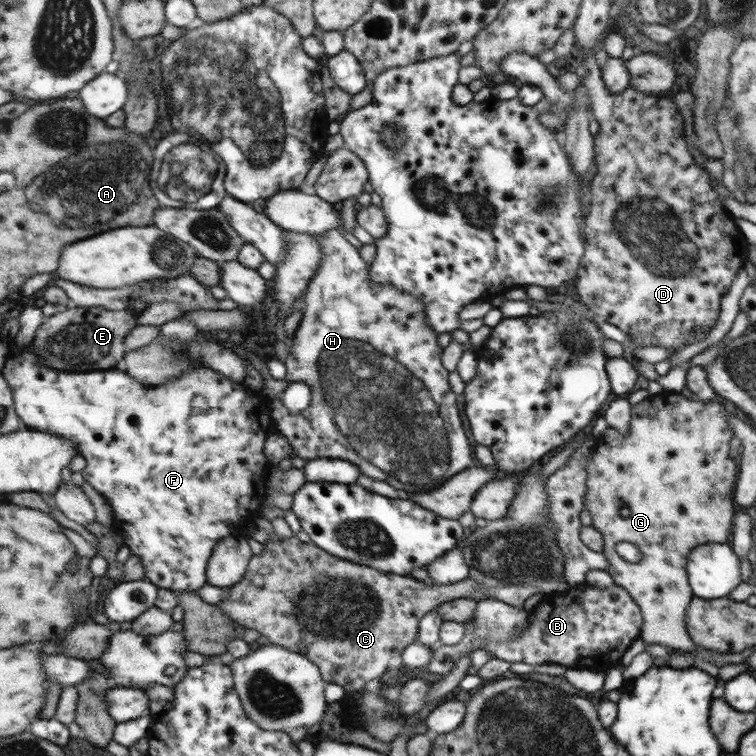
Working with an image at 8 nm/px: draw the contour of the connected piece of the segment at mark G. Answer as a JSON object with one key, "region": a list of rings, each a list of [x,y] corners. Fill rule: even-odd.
{"region":[[[664,391],[664,396],[653,395],[652,400],[644,399],[635,405],[631,405],[631,421],[629,425],[630,436],[626,438],[628,446],[626,446],[626,454],[622,456],[602,456],[600,450],[604,442],[614,444],[614,440],[598,439],[598,446],[595,452],[590,452],[588,456],[588,464],[586,464],[586,496],[584,507],[590,513],[592,523],[591,525],[600,532],[603,541],[605,542],[602,553],[606,555],[608,560],[608,574],[612,576],[616,585],[621,586],[624,590],[629,591],[636,603],[639,603],[640,610],[643,615],[642,640],[645,646],[648,644],[661,644],[662,646],[669,646],[676,652],[690,652],[698,646],[693,642],[689,631],[687,630],[687,615],[686,612],[690,606],[690,602],[697,596],[695,590],[691,589],[691,583],[688,579],[687,565],[688,557],[691,550],[700,545],[707,545],[708,543],[729,543],[732,544],[732,538],[735,537],[735,518],[738,517],[740,510],[736,510],[736,482],[740,476],[740,460],[738,453],[732,449],[732,438],[736,438],[736,434],[732,428],[728,426],[727,421],[728,402],[718,402],[716,400],[710,402],[686,400],[682,398],[680,393],[673,393]],[[618,542],[630,542],[635,544],[638,550],[642,553],[642,560],[637,564],[630,564],[622,559],[616,553],[616,544]]]}

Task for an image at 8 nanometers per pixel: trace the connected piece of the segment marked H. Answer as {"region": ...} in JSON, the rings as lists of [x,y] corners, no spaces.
{"region":[[[332,230],[331,232],[317,236],[319,245],[324,250],[322,265],[319,266],[314,278],[310,280],[306,293],[303,295],[304,302],[302,309],[304,314],[302,321],[300,321],[300,326],[293,336],[292,349],[289,350],[286,360],[284,360],[287,368],[285,381],[303,382],[309,385],[312,391],[310,404],[308,408],[301,410],[297,414],[286,408],[281,398],[277,396],[272,401],[272,418],[276,420],[277,431],[286,437],[296,457],[304,458],[307,461],[318,458],[336,458],[348,461],[358,468],[360,474],[376,480],[384,480],[384,482],[388,482],[390,486],[398,489],[402,494],[412,494],[416,490],[428,494],[428,492],[441,487],[442,483],[445,483],[454,474],[463,472],[466,468],[471,468],[472,464],[474,464],[472,446],[470,446],[470,442],[466,438],[466,432],[464,432],[462,420],[460,420],[460,410],[456,406],[456,394],[448,386],[448,370],[440,364],[442,348],[438,346],[438,340],[436,340],[436,333],[438,332],[431,328],[430,323],[427,322],[426,306],[414,294],[408,294],[406,290],[400,290],[399,287],[392,284],[371,282],[370,263],[359,254],[359,249],[348,242],[343,235],[338,230]]]}

